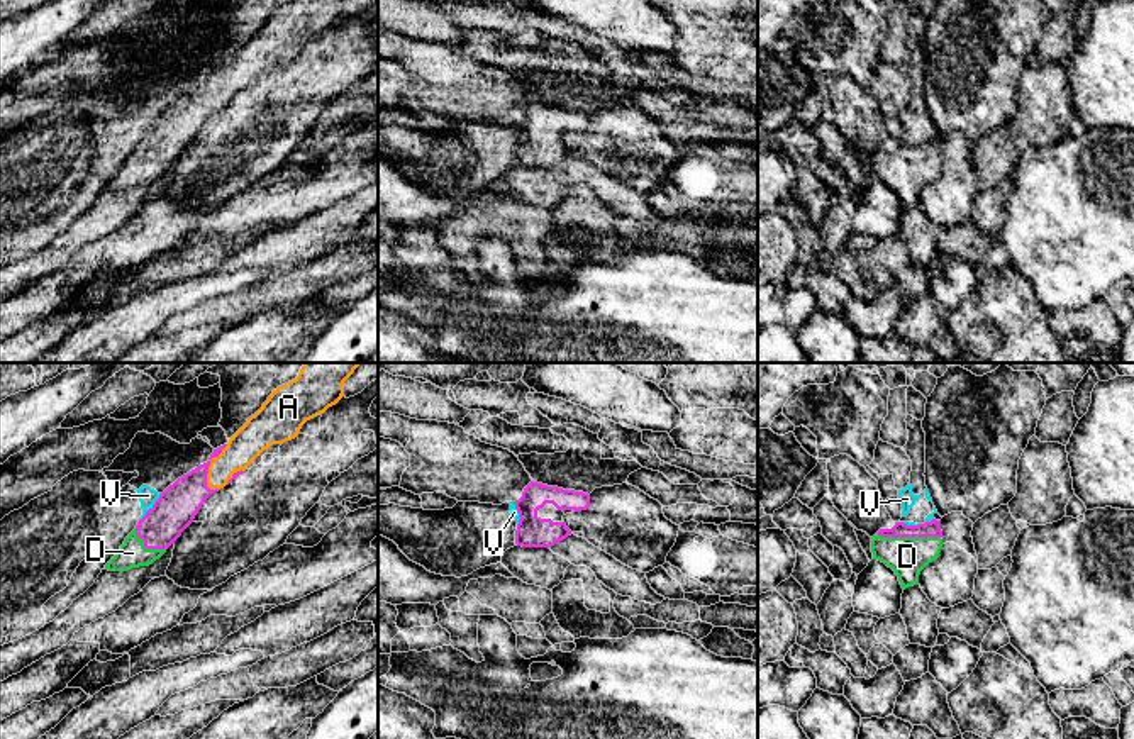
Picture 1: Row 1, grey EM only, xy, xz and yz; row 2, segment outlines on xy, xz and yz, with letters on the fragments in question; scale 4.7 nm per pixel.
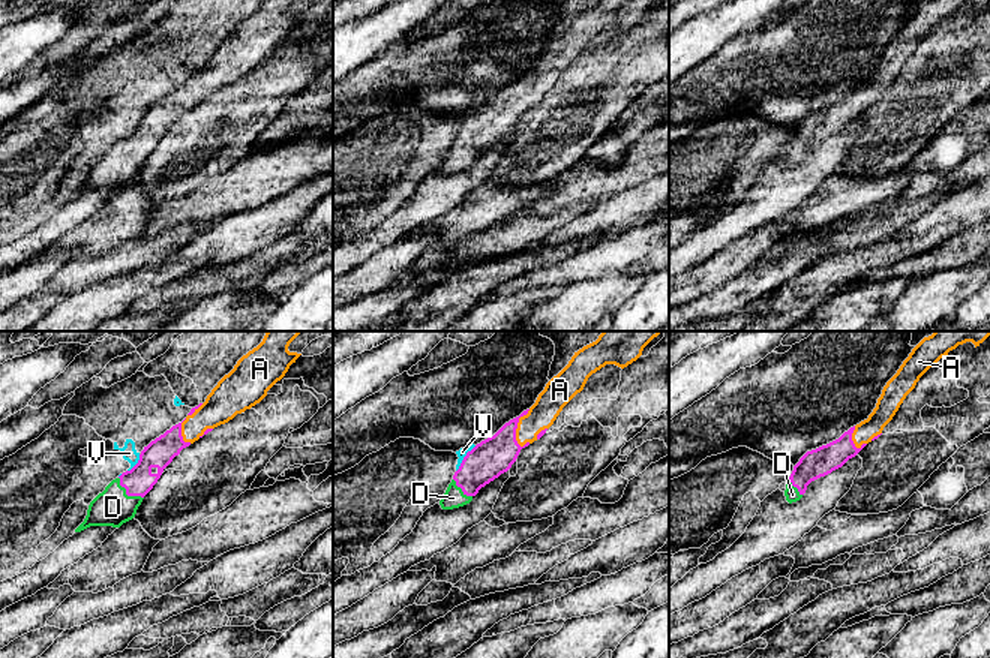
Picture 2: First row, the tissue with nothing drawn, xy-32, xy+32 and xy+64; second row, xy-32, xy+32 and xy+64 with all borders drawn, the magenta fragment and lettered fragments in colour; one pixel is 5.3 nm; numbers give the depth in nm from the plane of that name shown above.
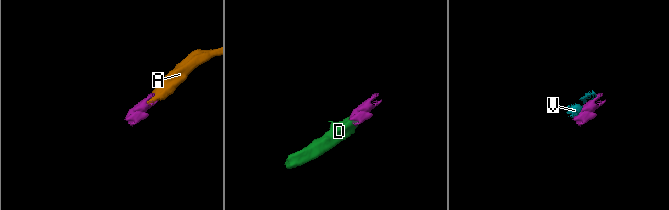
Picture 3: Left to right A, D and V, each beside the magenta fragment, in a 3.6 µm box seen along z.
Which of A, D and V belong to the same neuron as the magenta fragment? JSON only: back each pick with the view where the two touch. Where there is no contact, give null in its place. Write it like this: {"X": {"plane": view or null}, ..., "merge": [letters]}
{"A": {"plane": "xy"}, "D": {"plane": "yz"}, "merge": ["A", "D"]}

